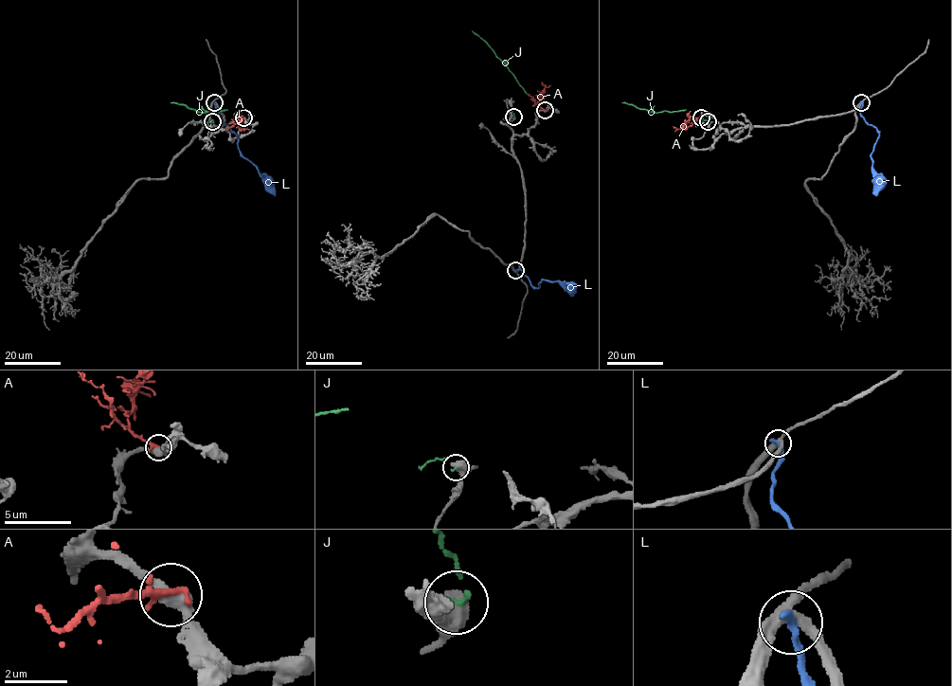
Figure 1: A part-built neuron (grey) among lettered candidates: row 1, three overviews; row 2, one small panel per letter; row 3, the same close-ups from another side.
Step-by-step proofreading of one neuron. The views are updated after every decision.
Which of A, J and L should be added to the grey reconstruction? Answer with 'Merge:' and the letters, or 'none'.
Merge: none

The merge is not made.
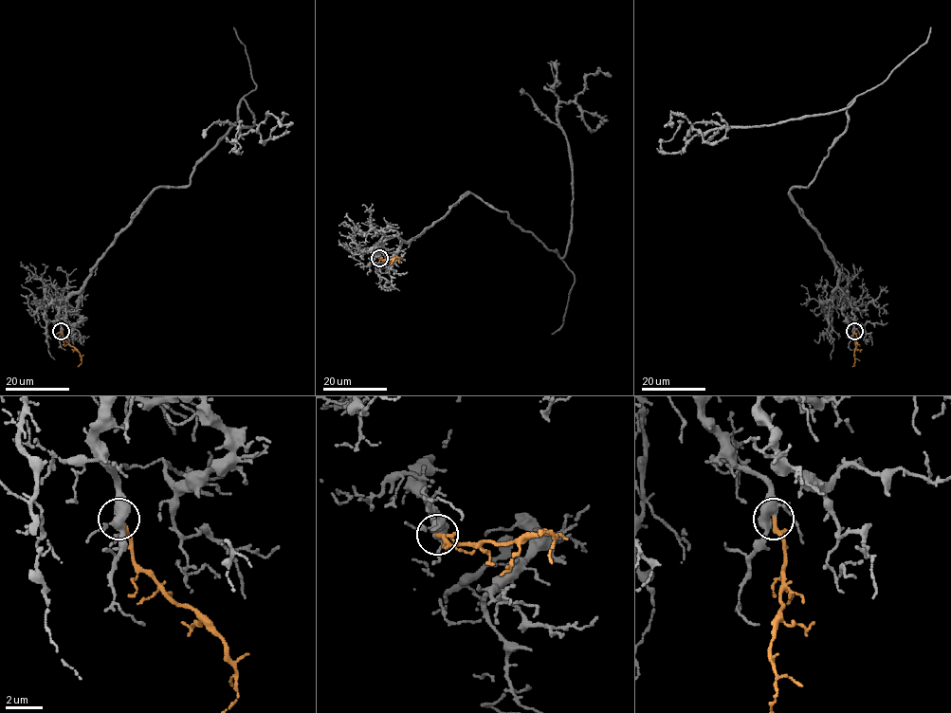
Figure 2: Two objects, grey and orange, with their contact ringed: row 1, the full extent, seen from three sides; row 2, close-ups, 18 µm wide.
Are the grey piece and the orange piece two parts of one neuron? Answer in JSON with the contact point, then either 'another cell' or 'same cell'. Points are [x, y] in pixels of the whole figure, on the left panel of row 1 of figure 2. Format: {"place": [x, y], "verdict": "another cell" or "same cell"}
{"place": [61, 331], "verdict": "same cell"}

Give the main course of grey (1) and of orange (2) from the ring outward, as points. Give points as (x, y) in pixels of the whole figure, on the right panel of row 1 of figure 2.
1: (854, 331), (839, 268), (790, 193), (814, 177), (854, 100), (665, 153), (684, 121)
2: (854, 331), (855, 362), (851, 366)

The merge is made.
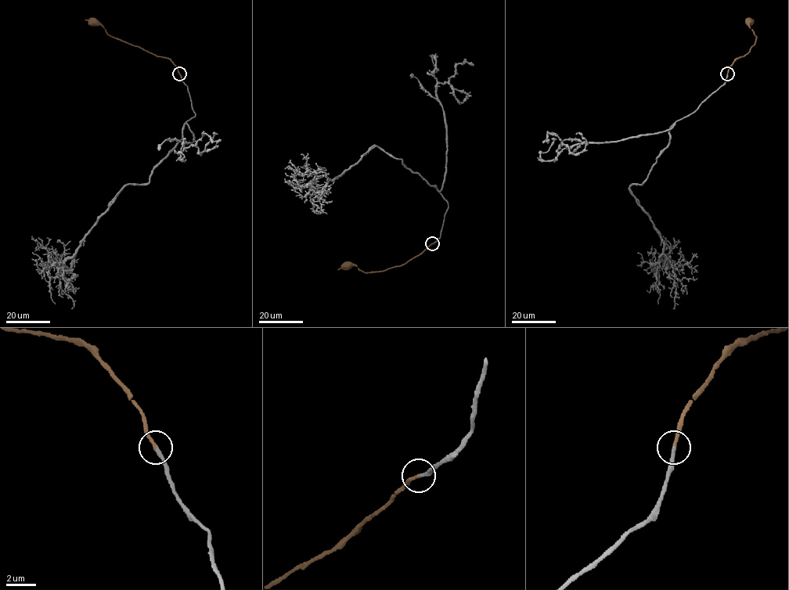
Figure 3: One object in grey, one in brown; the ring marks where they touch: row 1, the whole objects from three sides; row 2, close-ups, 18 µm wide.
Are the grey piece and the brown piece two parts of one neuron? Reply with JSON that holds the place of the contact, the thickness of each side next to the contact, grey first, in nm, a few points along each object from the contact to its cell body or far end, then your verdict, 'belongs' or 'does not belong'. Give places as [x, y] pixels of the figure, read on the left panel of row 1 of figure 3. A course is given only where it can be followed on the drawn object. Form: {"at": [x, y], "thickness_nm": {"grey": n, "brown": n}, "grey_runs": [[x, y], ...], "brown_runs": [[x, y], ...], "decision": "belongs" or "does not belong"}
{"at": [179, 73], "thickness_nm": {"grey": 240, "brown": 220}, "grey_runs": [[179, 73], [195, 113], [182, 139], [148, 183], [127, 184], [77, 251], [55, 262], [71, 308]], "brown_runs": [[179, 73], [168, 59], [157, 56], [110, 36], [102, 26], [94, 21]], "decision": "belongs"}

